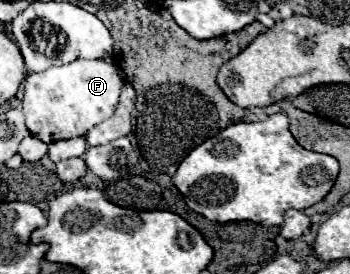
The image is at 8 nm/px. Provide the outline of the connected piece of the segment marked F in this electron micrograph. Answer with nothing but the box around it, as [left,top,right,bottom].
[22,58,124,144]

